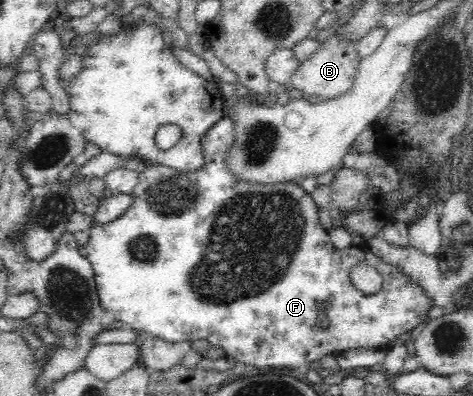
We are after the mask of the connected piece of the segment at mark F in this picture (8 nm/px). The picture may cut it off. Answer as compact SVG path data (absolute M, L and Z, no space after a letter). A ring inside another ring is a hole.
M226 113L222 119L219 119L218 122L214 124L210 128L210 130L206 130L206 134L202 136L202 148L204 153L204 164L200 170L195 170L194 172L174 172L169 167L164 165L154 165L150 164L139 173L138 182L136 186L132 189L132 204L130 208L126 210L122 216L118 217L116 220L110 221L109 223L98 224L93 223L90 229L90 235L88 238L88 242L84 246L78 247L78 251L80 251L81 255L83 256L86 261L93 267L93 271L95 274L95 283L97 286L97 293L99 296L100 304L104 310L108 310L108 312L112 312L114 314L115 320L118 322L123 322L125 327L129 327L134 329L135 331L143 332L146 336L154 336L158 337L166 342L177 343L180 341L190 341L191 343L194 340L208 340L210 344L216 345L222 349L224 349L224 354L226 356L232 356L232 358L238 363L244 363L248 366L256 366L256 368L264 368L264 367L272 367L272 368L280 368L283 372L292 372L294 374L298 374L305 368L308 368L308 365L314 360L321 359L326 354L340 354L346 350L352 350L352 348L384 348L387 349L388 347L392 346L394 343L397 342L398 336L400 334L404 334L404 332L410 332L418 326L418 324L422 324L422 322L427 320L428 310L430 308L434 308L434 299L430 299L428 295L426 295L426 291L422 289L422 286L418 285L416 281L412 279L408 279L406 275L404 275L396 266L392 266L387 262L384 262L382 259L379 259L377 255L375 255L370 249L366 248L366 246L358 246L352 245L348 248L338 249L332 245L332 241L329 237L329 231L324 229L320 224L320 220L318 219L318 205L315 203L315 200L311 197L310 194L306 193L304 189L298 184L294 182L284 182L284 184L268 184L268 185L258 185L258 184L250 184L250 182L242 182L238 180L228 169L225 165L225 156L227 150L230 148L230 145L233 143L233 129L234 123L232 123L232 119L230 119L230 115ZM366 261L369 266L376 268L380 275L382 275L383 282L382 288L375 295L366 295L363 292L360 292L357 288L354 288L354 285L351 283L350 280L350 270L356 266L356 264L360 264L359 262ZM320 310L324 310L325 315L328 316L329 325L327 328L320 328L317 323L318 320L318 312Z

